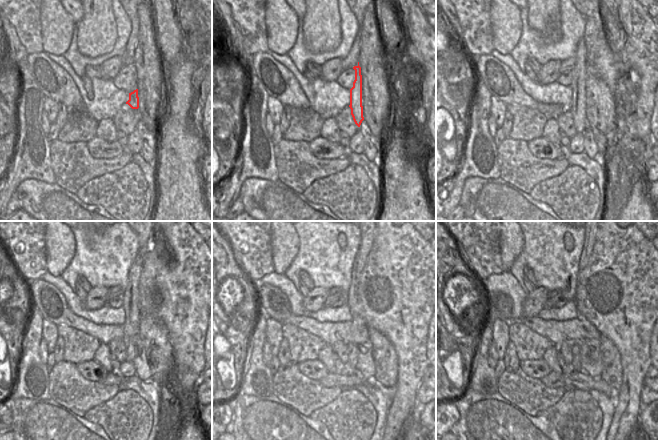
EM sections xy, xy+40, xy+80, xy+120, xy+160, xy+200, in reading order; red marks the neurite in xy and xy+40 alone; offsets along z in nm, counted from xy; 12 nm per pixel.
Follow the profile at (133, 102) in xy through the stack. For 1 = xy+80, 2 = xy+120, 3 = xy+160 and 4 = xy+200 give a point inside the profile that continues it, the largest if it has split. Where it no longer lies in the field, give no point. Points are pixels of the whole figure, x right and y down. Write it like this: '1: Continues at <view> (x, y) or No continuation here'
1: Continues at xy+80 (578, 82)
2: Continues at xy+120 (131, 295)
3: Continues at xy+160 (366, 241)
4: Continues at xy+200 (589, 241).

